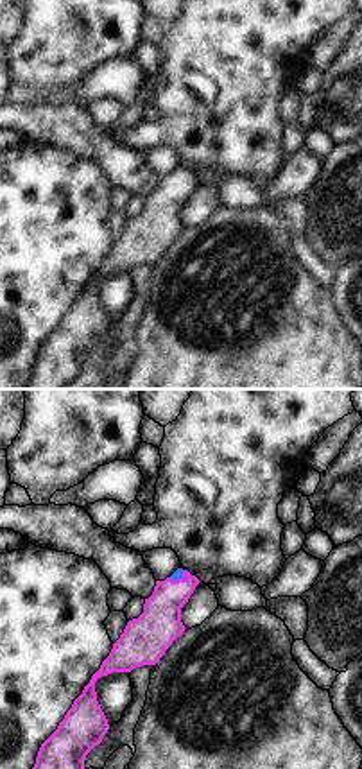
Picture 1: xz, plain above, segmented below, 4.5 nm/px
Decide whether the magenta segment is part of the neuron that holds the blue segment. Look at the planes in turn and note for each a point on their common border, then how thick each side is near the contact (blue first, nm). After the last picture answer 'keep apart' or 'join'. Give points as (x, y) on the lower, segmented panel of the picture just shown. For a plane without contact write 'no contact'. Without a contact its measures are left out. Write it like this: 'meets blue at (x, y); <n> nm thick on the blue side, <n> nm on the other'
meets blue at (178, 578); 50 nm thick on the blue side, 190 nm on the other

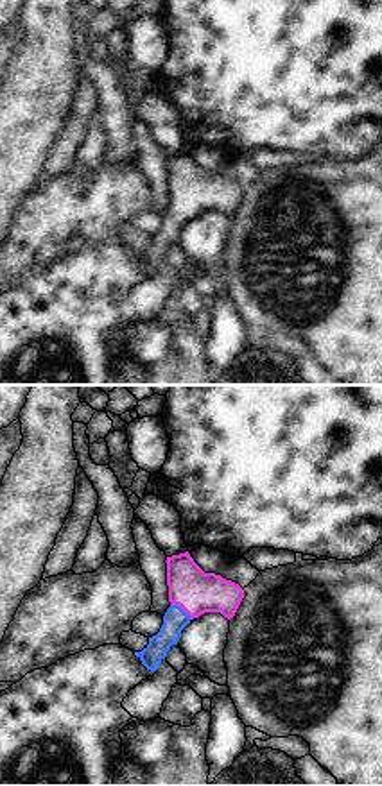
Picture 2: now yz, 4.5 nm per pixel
meets blue at (182, 609); 110 nm thick on the blue side, 190 nm on the other

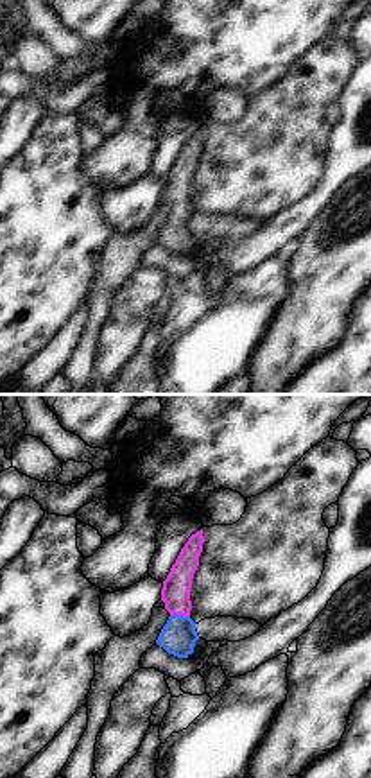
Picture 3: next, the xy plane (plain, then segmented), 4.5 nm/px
meets blue at (180, 615); 160 nm thick on the blue side, 130 nm on the other

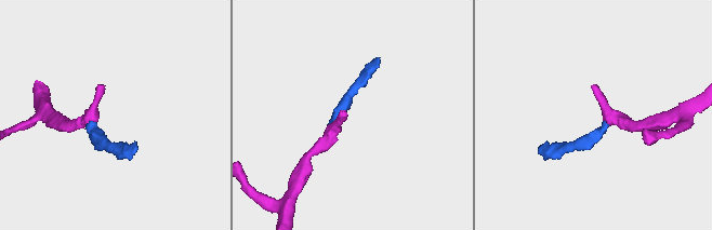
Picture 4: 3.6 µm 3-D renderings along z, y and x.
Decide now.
join

